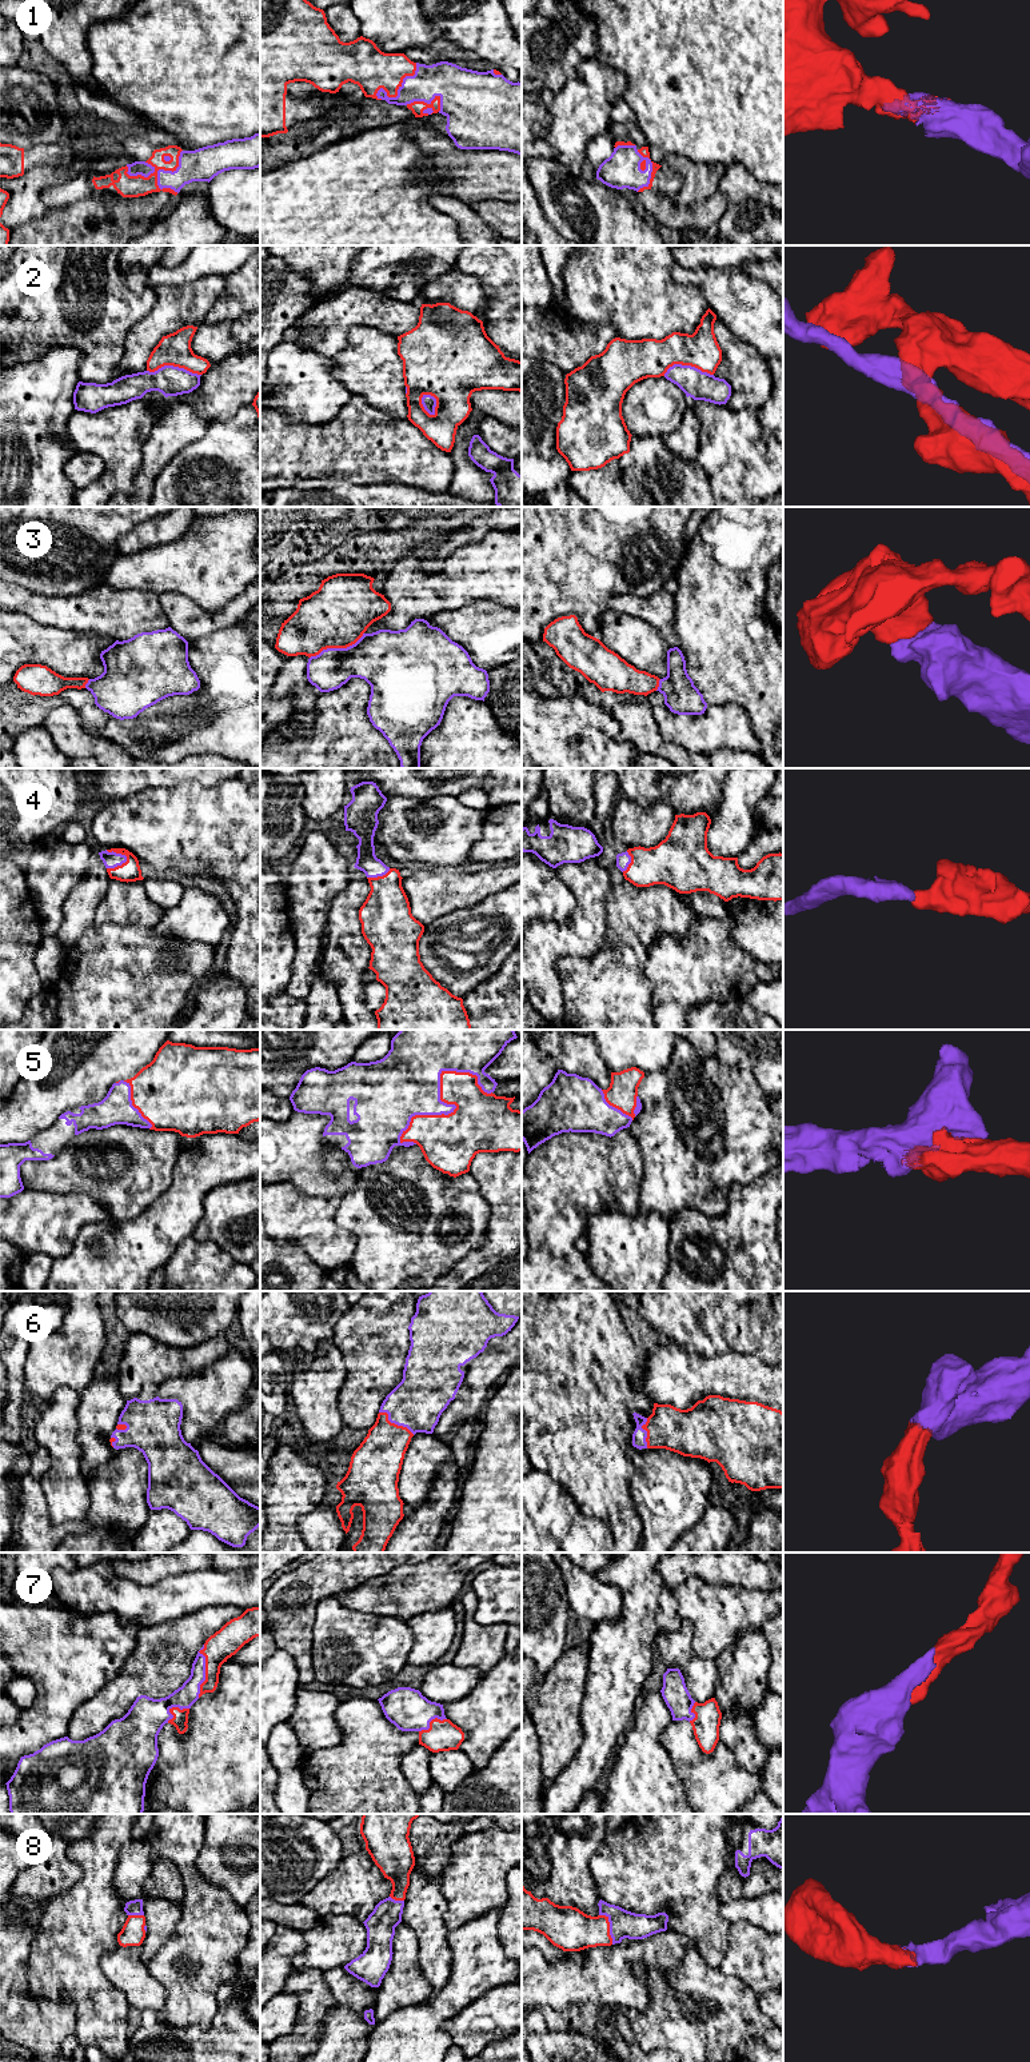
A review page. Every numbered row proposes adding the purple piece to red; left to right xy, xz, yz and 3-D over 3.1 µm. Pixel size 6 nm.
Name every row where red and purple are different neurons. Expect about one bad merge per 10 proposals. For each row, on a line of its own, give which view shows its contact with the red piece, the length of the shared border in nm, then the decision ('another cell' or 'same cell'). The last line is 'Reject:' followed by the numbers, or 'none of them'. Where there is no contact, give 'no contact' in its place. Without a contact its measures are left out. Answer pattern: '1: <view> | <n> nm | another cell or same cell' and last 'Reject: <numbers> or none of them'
1: xy | 380 nm | same cell
2: xy | 320 nm | another cell
3: xz | 360 nm | same cell
4: xy | 150 nm | same cell
5: xz | 650 nm | same cell
6: xz | 260 nm | same cell
7: xy | 320 nm | same cell
8: yz | 200 nm | same cell
Reject: 2

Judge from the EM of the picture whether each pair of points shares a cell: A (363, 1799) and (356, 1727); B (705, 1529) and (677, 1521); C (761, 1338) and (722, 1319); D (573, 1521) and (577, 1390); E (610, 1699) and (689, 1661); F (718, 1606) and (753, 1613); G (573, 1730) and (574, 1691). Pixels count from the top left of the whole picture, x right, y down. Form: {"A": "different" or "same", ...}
{"A": "same", "B": "different", "C": "same", "D": "different", "E": "different", "F": "same", "G": "same"}

